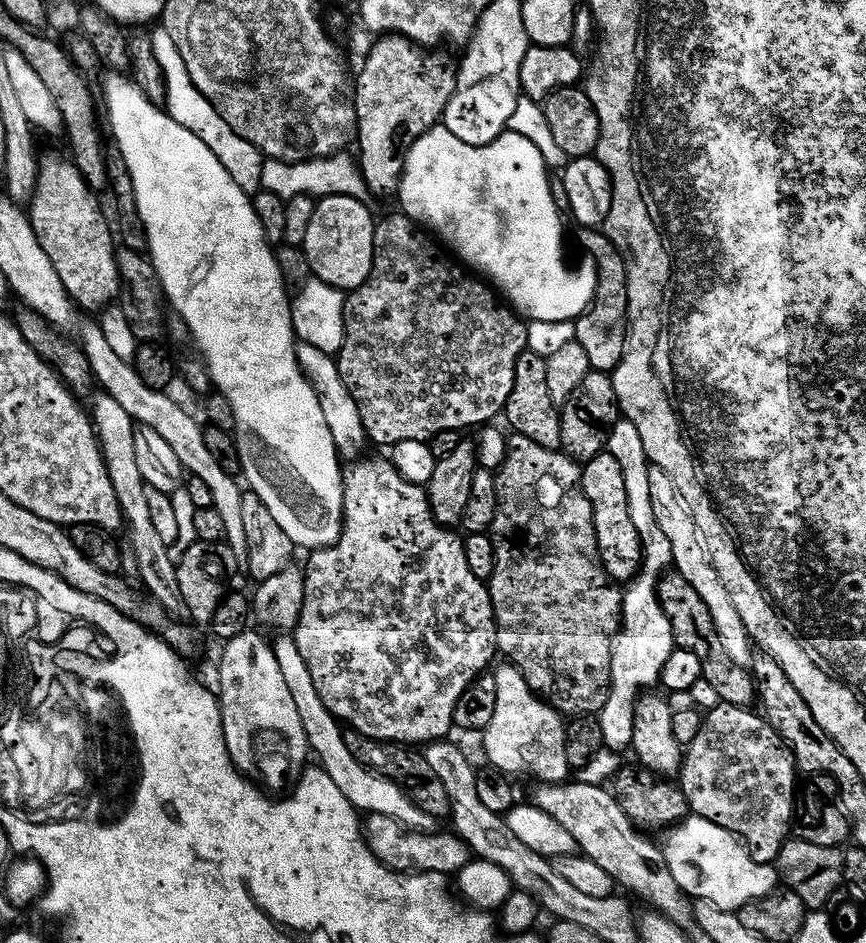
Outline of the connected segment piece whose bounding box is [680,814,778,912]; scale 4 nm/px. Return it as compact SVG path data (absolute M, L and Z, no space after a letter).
M692 814L692 864L690 879L680 883L680 889L696 900L705 900L723 912L736 912L746 902L762 898L777 887L778 877L772 864L759 864L750 858L740 837L730 830Z

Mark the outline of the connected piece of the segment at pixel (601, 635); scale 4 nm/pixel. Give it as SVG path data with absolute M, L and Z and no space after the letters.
M512 434L507 437L507 452L505 454L504 461L500 464L499 468L495 469L494 475L496 478L496 493L498 494L498 510L494 514L494 522L490 529L490 537L493 544L493 553L496 556L496 560L493 562L493 574L486 581L487 588L490 596L490 602L493 604L493 617L496 620L496 646L499 655L503 657L505 661L515 664L517 670L524 676L524 681L527 682L529 690L535 692L545 704L552 705L557 712L563 714L568 718L575 718L581 714L596 714L599 713L600 708L606 702L608 697L608 687L612 685L612 675L610 674L610 658L612 657L612 638L620 631L620 605L622 603L622 592L619 587L614 583L611 576L604 569L604 563L600 560L600 550L596 547L596 531L594 530L594 522L592 521L592 507L590 502L586 498L586 494L582 490L580 485L580 474L582 468L579 463L576 463L567 453L557 450L555 448L547 448L546 446L538 446L538 442L534 442L530 438L519 434Z

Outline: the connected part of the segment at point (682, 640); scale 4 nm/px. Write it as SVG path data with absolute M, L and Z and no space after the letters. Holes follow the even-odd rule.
M675 570L664 575L658 580L658 595L662 610L672 627L675 647L690 650L690 654L697 654L698 660L702 663L701 679L718 696L716 698L721 703L751 707L756 698L751 673L745 667L736 664L728 654L718 630L715 629L714 619L711 618L706 603L699 597L698 590L690 586L690 582L686 582L686 578L682 578L682 574ZM668 574L669 576L664 576Z

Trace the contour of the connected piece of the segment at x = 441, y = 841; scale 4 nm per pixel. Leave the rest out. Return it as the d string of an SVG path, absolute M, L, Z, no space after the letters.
M371 812L363 821L365 843L375 856L396 871L421 870L455 874L470 859L470 849L463 840L451 831L438 832L406 829L398 819L384 813Z

